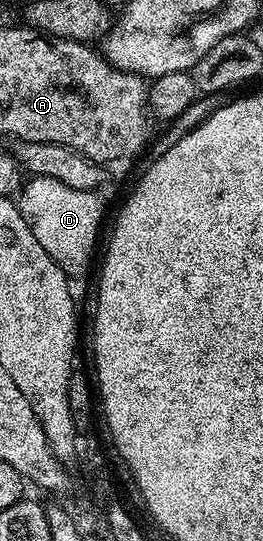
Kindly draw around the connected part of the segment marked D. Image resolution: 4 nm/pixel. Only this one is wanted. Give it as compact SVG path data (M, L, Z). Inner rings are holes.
M46 176L26 179L19 193L19 207L27 226L73 286L84 282L93 264L93 251L97 248L97 235L101 232L101 200L97 195L96 191L63 186L63 182Z

